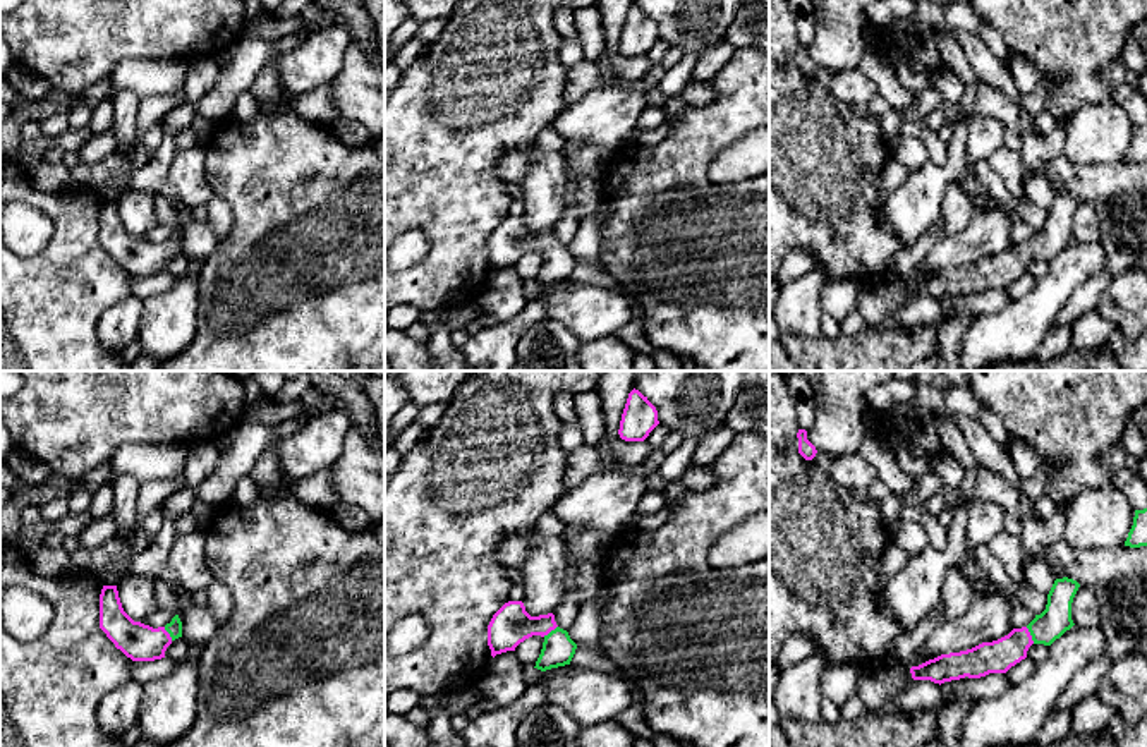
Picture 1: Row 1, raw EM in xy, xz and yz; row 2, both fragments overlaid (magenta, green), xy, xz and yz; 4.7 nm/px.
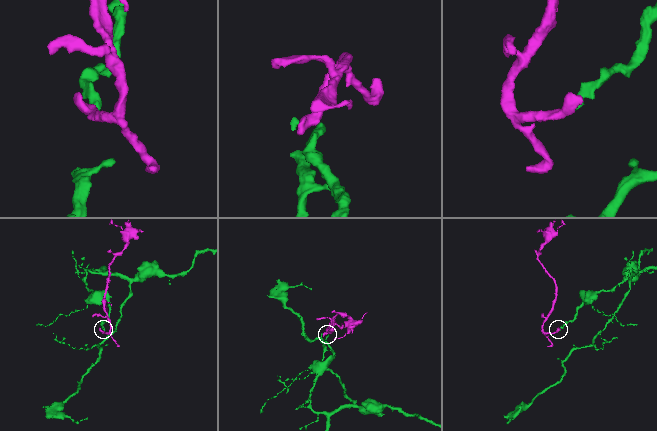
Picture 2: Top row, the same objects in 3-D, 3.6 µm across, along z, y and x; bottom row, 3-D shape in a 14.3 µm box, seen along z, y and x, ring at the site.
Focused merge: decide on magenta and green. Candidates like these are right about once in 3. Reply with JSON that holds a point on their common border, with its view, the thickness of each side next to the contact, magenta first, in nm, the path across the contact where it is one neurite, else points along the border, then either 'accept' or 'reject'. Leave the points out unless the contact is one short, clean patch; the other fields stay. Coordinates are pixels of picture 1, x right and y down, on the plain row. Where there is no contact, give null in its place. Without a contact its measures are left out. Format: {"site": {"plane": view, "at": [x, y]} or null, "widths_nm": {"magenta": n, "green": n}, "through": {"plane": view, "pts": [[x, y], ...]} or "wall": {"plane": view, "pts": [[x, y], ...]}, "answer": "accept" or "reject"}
{"site": {"plane": "yz", "at": [1031, 251]}, "widths_nm": {"magenta": 160, "green": 150}, "through": {"plane": "yz", "pts": [[998, 272], [1031, 251], [1055, 236]]}, "answer": "accept"}

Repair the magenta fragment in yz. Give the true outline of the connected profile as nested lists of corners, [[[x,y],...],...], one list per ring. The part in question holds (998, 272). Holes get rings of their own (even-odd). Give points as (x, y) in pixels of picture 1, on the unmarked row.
[[[1056,194],[1046,225],[1022,244],[1013,244],[1008,251],[982,258],[972,264],[941,270],[919,282],[912,282],[913,295],[931,295],[944,299],[960,294],[980,294],[989,288],[1006,288],[1011,282],[1027,273],[1032,259],[1051,261],[1075,239],[1071,235],[1071,218],[1080,199],[1073,194]]]

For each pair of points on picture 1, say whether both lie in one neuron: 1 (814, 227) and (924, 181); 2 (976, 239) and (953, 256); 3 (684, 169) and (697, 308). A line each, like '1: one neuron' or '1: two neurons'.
1: two neurons
2: one neuron
3: one neuron

